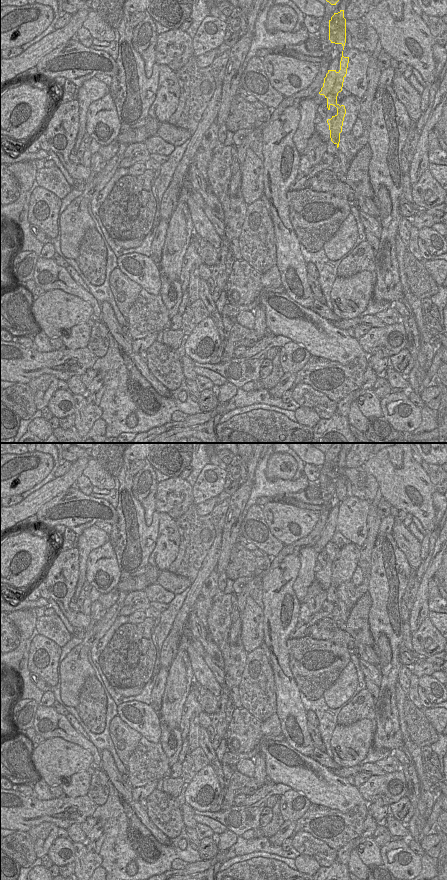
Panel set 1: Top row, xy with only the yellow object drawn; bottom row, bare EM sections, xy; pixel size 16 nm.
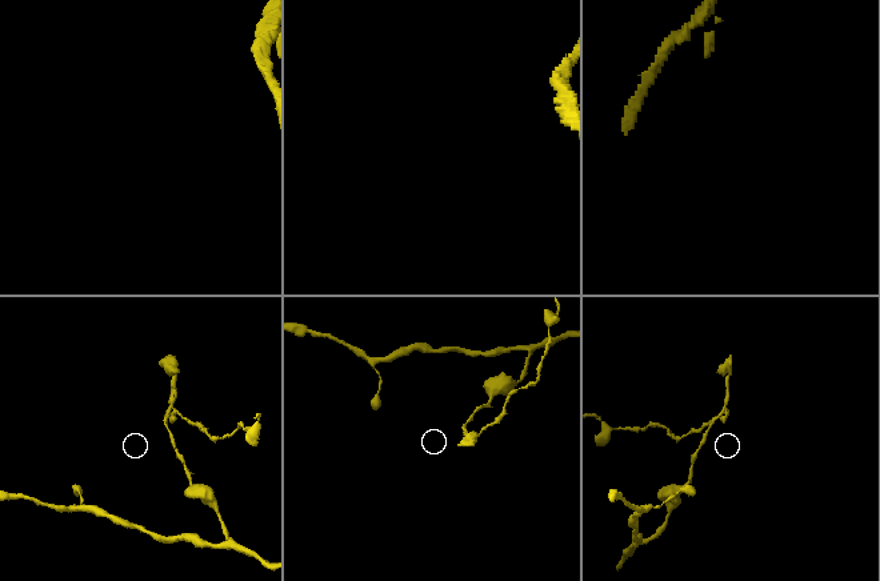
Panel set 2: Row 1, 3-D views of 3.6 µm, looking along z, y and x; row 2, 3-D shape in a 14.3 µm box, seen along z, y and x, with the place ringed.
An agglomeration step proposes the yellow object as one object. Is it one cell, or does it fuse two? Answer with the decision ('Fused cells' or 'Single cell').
Fused cells

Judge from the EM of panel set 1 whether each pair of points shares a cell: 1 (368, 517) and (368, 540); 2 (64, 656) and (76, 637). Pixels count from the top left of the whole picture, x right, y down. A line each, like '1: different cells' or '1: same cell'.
1: same cell
2: different cells

